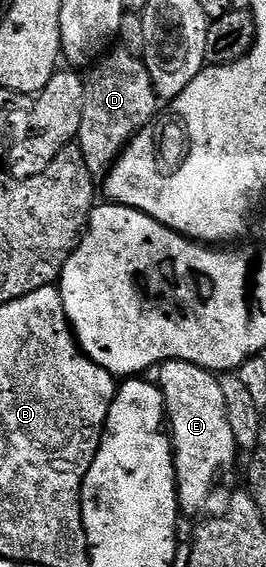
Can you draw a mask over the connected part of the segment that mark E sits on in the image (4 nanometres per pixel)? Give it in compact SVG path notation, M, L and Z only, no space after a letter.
M169 359L159 368L158 374L176 460L176 499L185 516L196 515L207 501L220 470L230 466L238 456L234 433L226 417L226 401L222 397L219 378L205 367Z

